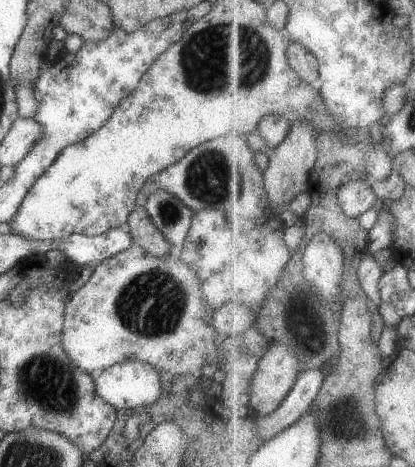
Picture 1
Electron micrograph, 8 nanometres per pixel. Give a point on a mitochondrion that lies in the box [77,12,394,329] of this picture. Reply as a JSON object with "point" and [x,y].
{"point":[205,54]}

